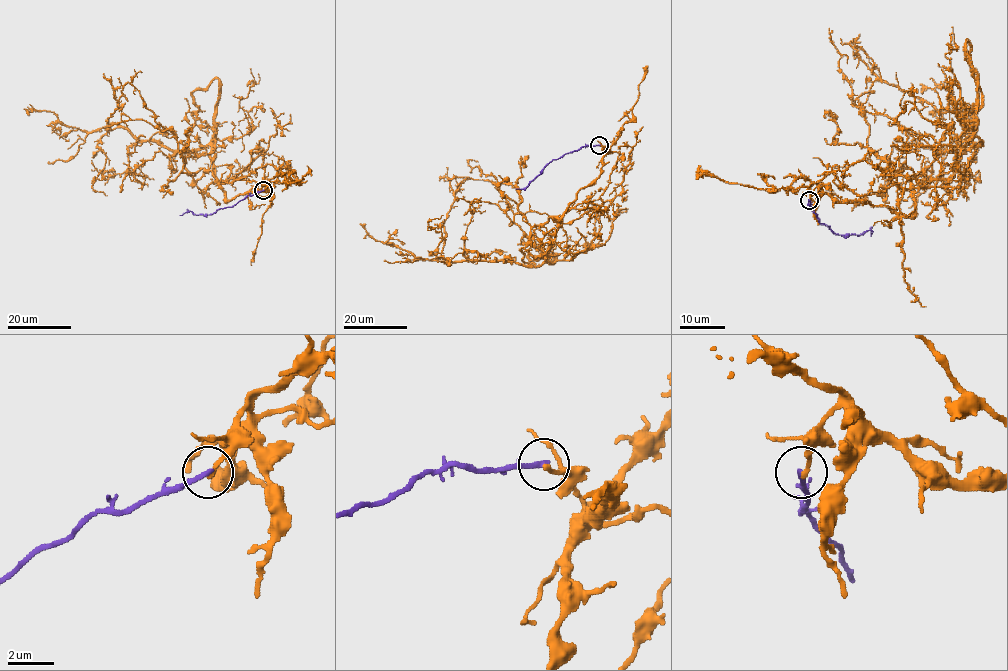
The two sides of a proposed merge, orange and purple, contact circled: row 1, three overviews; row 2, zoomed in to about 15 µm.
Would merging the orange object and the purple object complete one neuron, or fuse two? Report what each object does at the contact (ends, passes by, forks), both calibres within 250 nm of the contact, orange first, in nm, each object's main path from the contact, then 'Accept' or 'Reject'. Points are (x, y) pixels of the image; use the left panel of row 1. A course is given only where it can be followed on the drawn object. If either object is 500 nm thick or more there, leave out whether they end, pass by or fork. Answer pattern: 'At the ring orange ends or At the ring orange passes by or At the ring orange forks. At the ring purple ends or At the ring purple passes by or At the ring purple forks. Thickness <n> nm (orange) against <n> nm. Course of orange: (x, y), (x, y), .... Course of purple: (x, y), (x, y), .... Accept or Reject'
At the ring orange ends. At the ring purple ends. Thickness 180 nm (orange) against 240 nm. Course of orange: (263, 190), (269, 181), (266, 190), (227, 201), (207, 145), (173, 151), (115, 123), (84, 131), (24, 108). Course of purple: (263, 190), (212, 214), (194, 214), (189, 211), (179, 215). Reject

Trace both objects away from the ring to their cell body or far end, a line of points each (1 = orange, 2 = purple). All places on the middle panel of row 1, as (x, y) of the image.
1: (599, 145), (605, 150), (601, 173), (556, 220), (547, 259), (536, 266), (420, 260), (376, 241), (360, 223)
2: (599, 145), (582, 146), (554, 159), (525, 188), (515, 188)

